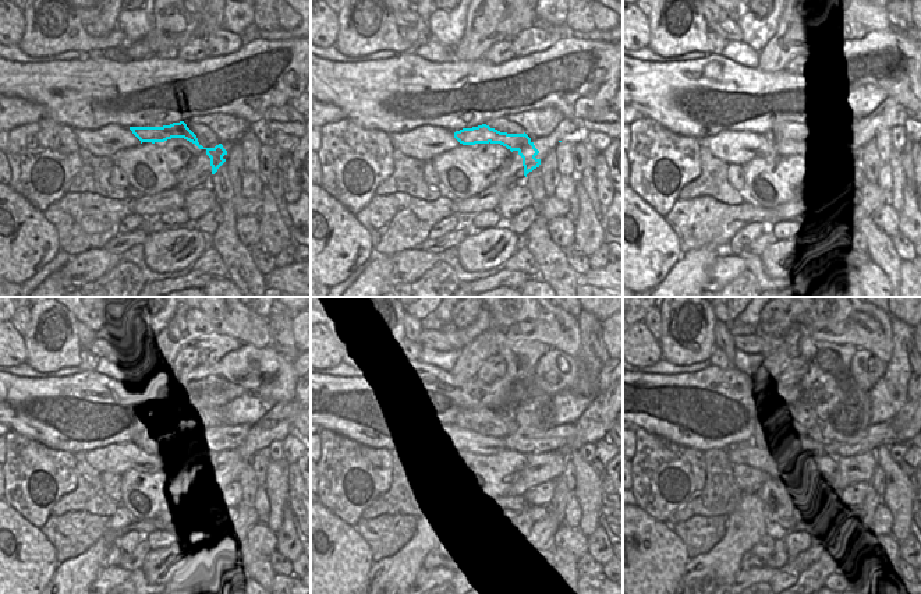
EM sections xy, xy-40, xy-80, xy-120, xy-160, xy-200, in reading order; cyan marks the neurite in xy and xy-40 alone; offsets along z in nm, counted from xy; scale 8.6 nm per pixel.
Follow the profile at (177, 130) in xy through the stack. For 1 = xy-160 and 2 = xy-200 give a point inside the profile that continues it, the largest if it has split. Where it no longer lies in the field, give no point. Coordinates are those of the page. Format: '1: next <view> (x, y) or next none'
1: next xy-160 (535, 471)
2: next xy-200 (847, 473)

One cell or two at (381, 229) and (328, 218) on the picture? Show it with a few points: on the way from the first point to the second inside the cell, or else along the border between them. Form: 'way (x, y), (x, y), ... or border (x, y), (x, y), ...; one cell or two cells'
border (354, 215), (368, 233), (372, 251); two cells

